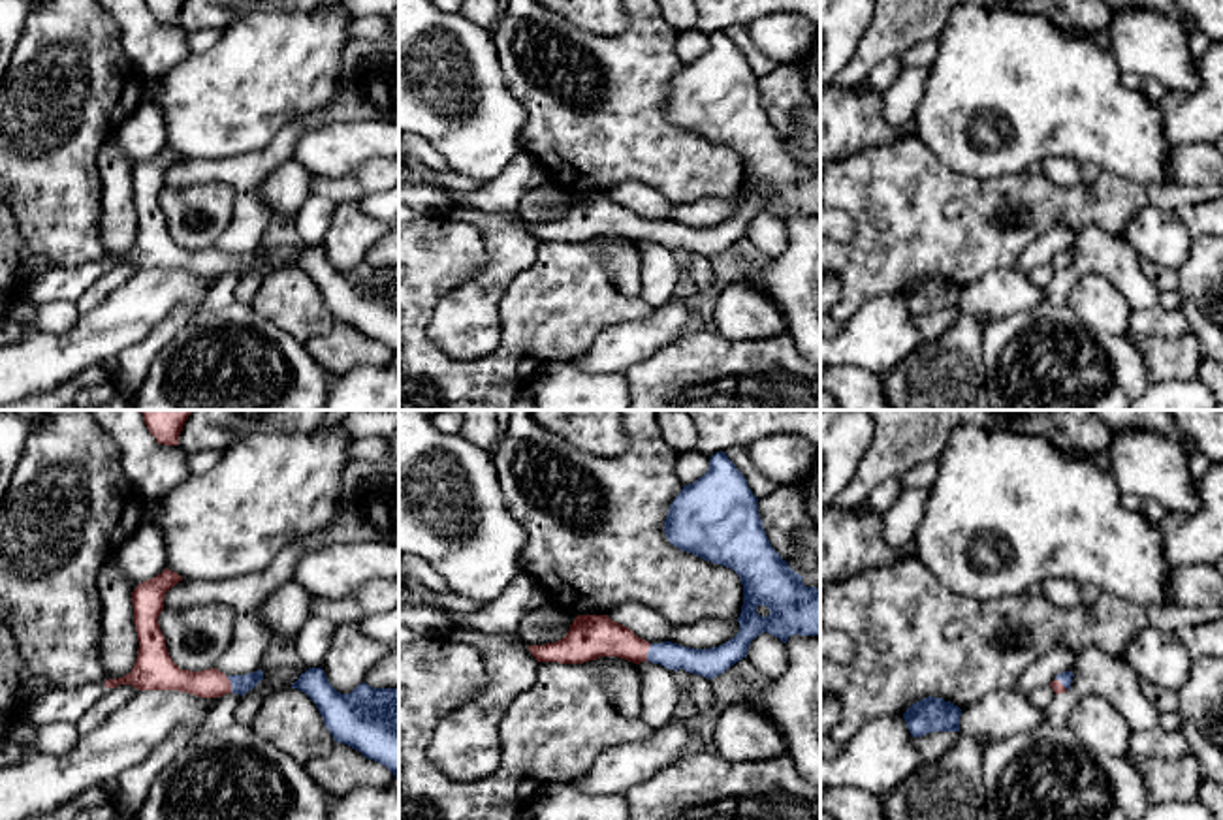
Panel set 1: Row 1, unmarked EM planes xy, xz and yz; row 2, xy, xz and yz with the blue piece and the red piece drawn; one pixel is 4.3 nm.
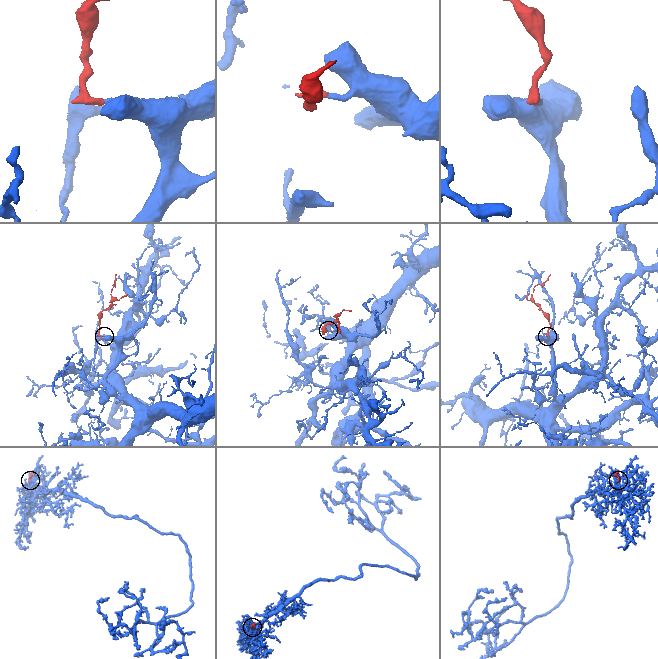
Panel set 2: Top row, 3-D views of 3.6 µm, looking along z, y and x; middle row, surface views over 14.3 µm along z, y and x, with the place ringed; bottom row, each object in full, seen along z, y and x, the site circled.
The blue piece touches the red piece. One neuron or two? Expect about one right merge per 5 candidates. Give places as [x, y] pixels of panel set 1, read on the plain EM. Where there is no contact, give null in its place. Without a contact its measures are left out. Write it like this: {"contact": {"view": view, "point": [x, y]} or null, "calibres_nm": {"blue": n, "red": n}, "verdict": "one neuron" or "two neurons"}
{"contact": {"view": "xz", "point": [648, 232]}, "calibres_nm": {"blue": 120, "red": 190}, "verdict": "one neuron"}

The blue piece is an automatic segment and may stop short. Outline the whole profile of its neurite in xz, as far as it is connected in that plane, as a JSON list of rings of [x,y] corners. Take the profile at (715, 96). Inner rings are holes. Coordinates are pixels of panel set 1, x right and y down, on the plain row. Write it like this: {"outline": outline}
{"outline": [[[724,30],[709,38],[707,51],[694,62],[683,64],[670,83],[664,113],[672,124],[692,132],[713,143],[734,149],[743,164],[743,184],[738,196],[739,211],[726,222],[711,228],[691,228],[672,220],[649,222],[630,207],[612,199],[608,194],[578,194],[566,214],[555,222],[529,224],[538,241],[583,243],[600,235],[617,235],[628,241],[653,241],[668,248],[713,258],[747,235],[751,220],[768,211],[783,222],[790,214],[820,214],[820,167],[805,166],[803,154],[796,152],[771,126],[758,92],[758,77],[747,64],[743,53]]]}

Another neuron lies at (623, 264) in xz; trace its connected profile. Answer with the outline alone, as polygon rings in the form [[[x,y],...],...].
[[[627,241],[625,244],[610,244],[604,250],[604,267],[615,290],[627,299],[640,299],[642,295],[642,258],[638,244]]]

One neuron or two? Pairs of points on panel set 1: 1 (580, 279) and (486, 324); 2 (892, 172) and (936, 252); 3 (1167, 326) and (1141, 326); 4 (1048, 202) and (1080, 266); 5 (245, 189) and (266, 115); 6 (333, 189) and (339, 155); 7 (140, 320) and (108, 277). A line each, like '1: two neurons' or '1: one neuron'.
1: two neurons
2: one neuron
3: one neuron
4: two neurons
5: two neurons
6: two neurons
7: two neurons

